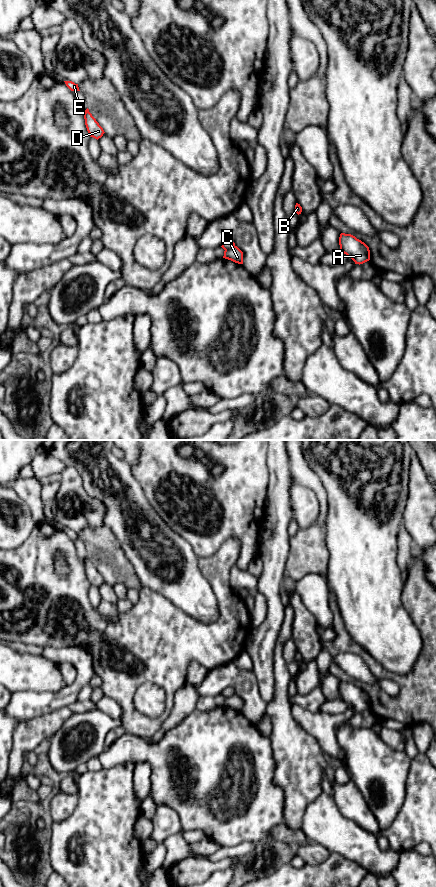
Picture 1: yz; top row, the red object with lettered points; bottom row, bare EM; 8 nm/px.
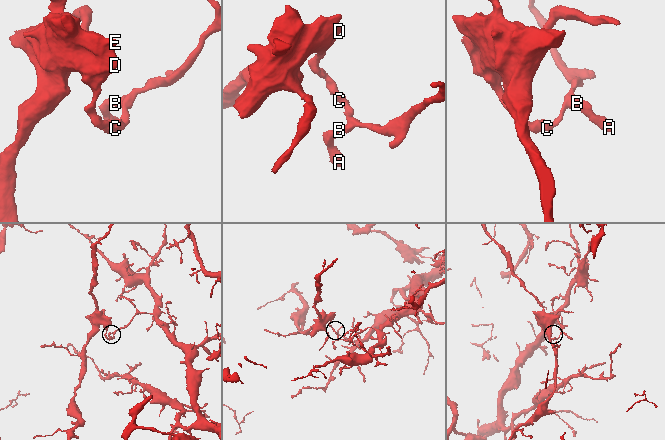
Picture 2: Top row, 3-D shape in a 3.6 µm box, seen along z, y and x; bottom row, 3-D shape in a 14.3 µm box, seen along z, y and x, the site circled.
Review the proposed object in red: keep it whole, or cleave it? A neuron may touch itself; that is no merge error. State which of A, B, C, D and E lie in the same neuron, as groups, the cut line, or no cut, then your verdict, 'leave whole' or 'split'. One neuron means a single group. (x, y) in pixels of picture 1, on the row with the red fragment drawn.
groups A B C / D E; cut yz (234, 245), (225, 250); split

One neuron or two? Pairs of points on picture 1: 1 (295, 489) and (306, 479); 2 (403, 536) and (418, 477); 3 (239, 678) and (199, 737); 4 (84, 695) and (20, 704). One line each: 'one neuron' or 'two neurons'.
1: two neurons
2: two neurons
3: two neurons
4: two neurons

